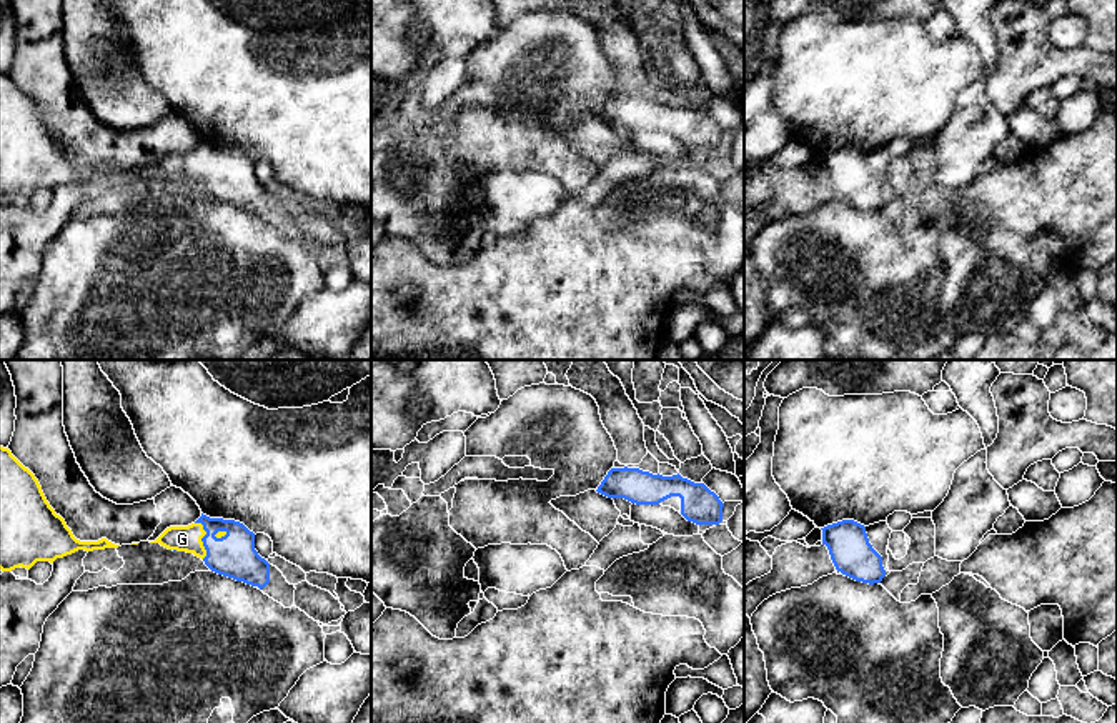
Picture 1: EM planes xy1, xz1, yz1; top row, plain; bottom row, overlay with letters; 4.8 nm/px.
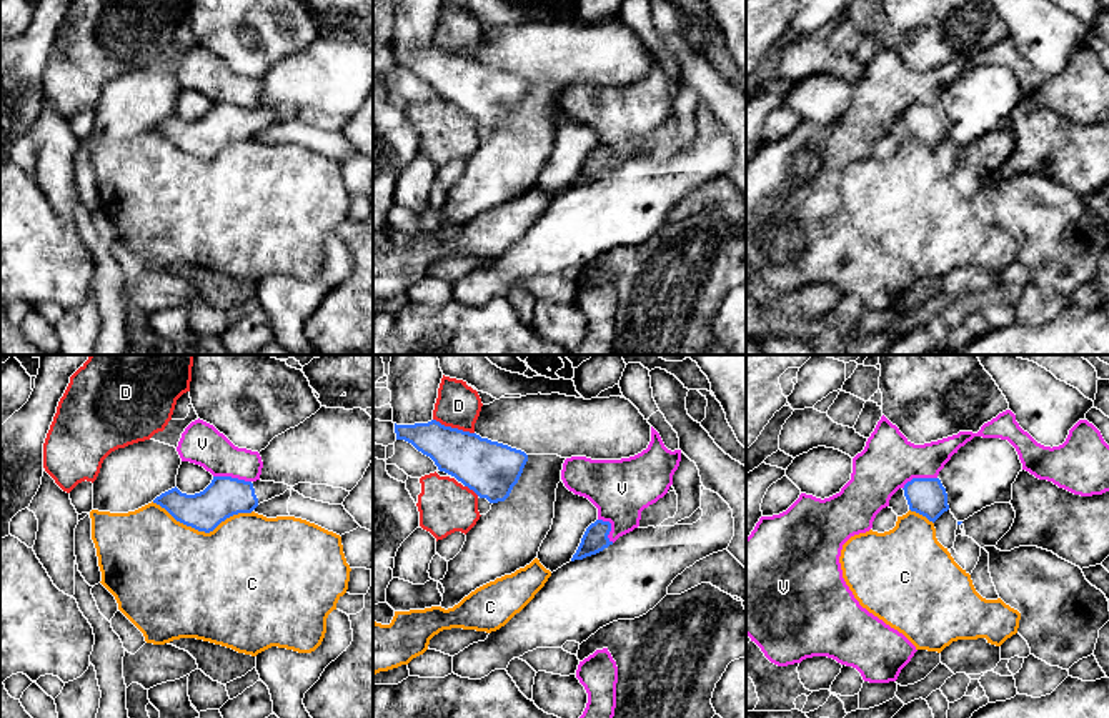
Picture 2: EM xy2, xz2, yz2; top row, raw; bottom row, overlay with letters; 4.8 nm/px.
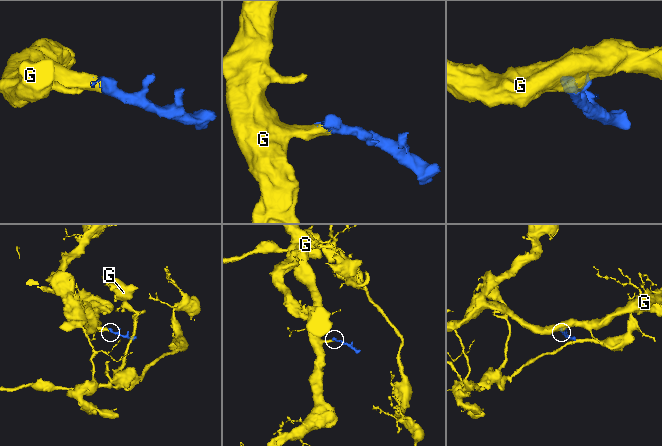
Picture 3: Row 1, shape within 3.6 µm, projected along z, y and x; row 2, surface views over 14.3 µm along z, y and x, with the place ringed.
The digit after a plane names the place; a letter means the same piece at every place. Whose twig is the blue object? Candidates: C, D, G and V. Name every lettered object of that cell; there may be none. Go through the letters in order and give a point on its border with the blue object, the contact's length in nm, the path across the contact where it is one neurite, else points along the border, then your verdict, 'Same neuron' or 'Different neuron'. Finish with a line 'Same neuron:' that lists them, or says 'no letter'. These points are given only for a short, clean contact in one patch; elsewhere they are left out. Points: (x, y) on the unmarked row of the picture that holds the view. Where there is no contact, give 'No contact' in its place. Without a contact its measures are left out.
C: Touches blue at xy2 (202, 157). Shared border 500 nm. Different neuron
D: Touches blue at xz2 (453, 55). Shared border 220 nm. Different neuron
G: Touches blue at xy1 (202, 165). Shared border 190 nm. Path across: xy1 (233, 182), (222, 170), (202, 165), (182, 165). Same neuron
V: Touches blue at xy2 (230, 104). Shared border 190 nm. Boundary: xy2 (213, 102), (230, 102), (250, 109). Different neuron
Same neuron: G

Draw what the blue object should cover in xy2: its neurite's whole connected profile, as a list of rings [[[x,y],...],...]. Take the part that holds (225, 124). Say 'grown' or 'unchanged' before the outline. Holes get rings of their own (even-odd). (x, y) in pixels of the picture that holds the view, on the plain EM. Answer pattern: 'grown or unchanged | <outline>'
grown | [[[213,103],[200,120],[186,122],[175,113],[157,123],[153,130],[165,135],[177,148],[210,160],[226,145],[251,140],[260,130],[280,123],[290,115],[275,108]]]

